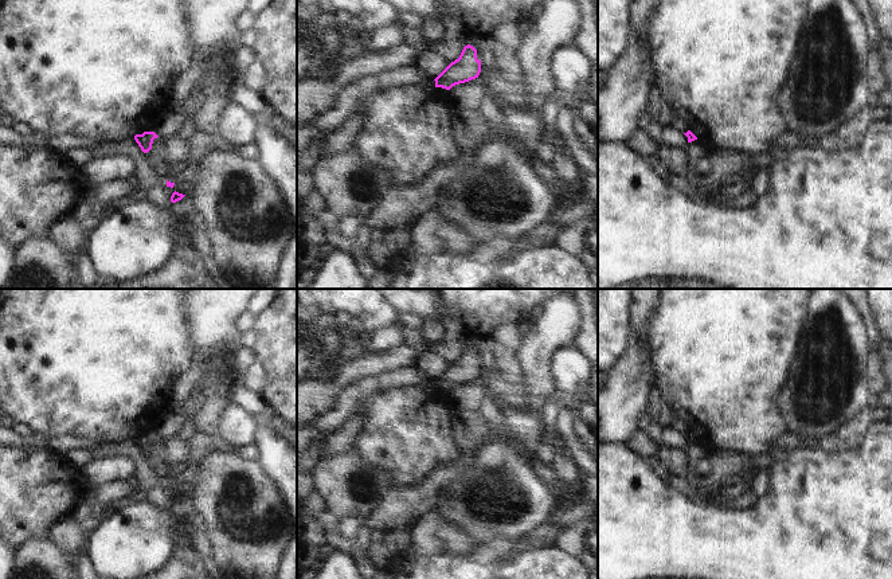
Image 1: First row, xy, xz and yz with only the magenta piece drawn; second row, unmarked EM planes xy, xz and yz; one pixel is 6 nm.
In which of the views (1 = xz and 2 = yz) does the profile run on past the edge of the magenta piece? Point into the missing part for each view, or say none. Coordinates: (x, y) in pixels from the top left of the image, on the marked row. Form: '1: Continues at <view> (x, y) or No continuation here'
1: No continuation here
2: No continuation here.

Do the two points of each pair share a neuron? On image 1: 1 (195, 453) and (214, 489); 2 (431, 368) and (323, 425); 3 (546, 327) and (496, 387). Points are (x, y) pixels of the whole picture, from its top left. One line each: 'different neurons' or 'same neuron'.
1: different neurons
2: different neurons
3: different neurons

